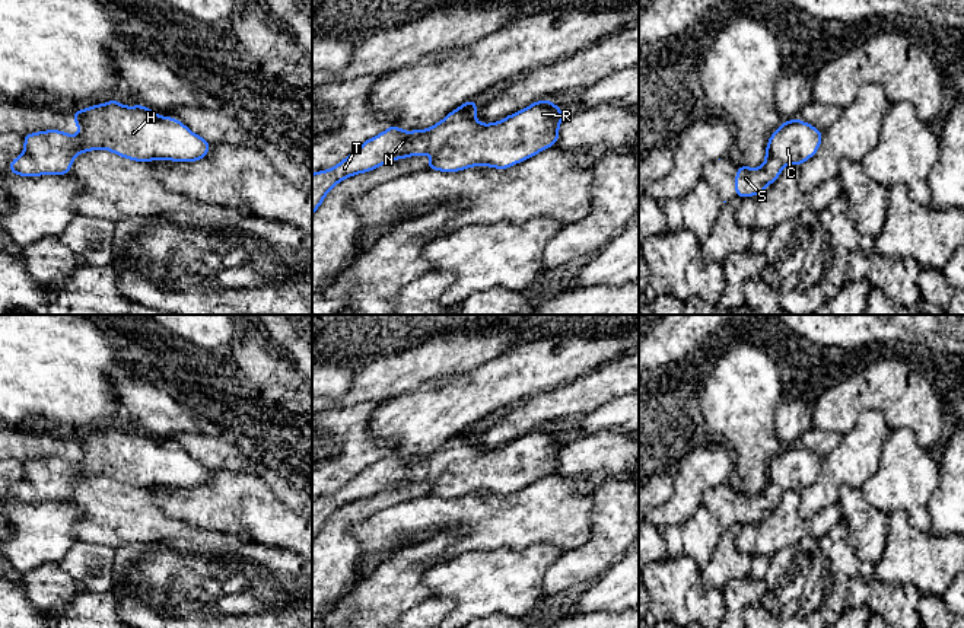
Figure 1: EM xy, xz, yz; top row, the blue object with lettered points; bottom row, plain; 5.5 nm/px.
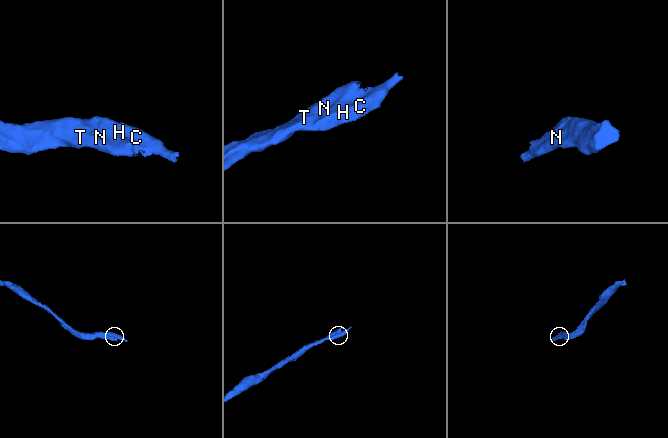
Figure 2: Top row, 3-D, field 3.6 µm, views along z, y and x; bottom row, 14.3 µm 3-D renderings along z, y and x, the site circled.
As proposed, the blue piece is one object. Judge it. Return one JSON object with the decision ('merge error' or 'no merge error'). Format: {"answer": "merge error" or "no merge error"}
{"answer": "no merge error"}

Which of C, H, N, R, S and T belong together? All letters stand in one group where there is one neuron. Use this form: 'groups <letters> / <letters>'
groups C H N R S T

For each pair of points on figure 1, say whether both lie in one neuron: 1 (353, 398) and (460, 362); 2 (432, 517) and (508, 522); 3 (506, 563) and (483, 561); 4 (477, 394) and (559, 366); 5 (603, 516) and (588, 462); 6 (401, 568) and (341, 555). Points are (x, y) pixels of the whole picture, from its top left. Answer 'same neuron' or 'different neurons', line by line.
1: same neuron
2: same neuron
3: same neuron
4: same neuron
5: different neurons
6: different neurons

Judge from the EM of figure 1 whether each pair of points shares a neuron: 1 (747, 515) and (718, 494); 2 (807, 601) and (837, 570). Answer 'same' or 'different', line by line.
1: same
2: same

